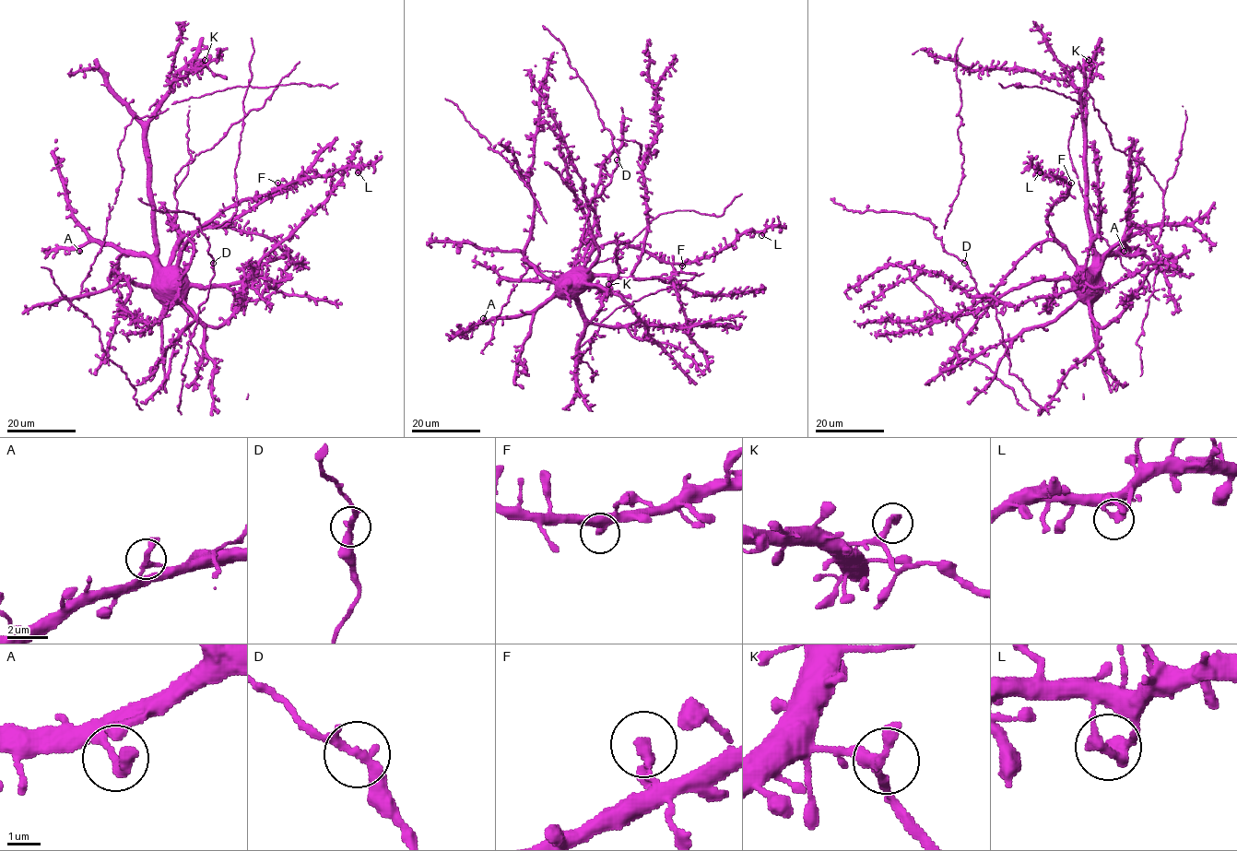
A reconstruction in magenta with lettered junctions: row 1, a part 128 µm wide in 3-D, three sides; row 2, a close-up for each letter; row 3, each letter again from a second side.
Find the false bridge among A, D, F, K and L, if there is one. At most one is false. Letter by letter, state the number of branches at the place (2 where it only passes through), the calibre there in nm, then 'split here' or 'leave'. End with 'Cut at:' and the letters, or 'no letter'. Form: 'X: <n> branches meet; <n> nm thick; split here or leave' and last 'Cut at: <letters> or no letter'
A: 2 branches meet; 240 nm thick; leave
D: 2 branches meet; 320 nm thick; leave
F: 2 branches meet; 280 nm thick; leave
K: 2 branches meet; 300 nm thick; leave
L: 2 branches meet; 320 nm thick; leave
Cut at: no letter

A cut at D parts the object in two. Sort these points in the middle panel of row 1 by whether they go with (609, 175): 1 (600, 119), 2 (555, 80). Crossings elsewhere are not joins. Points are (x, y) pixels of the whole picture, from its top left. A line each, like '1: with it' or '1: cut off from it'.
1: cut off from it
2: with it

